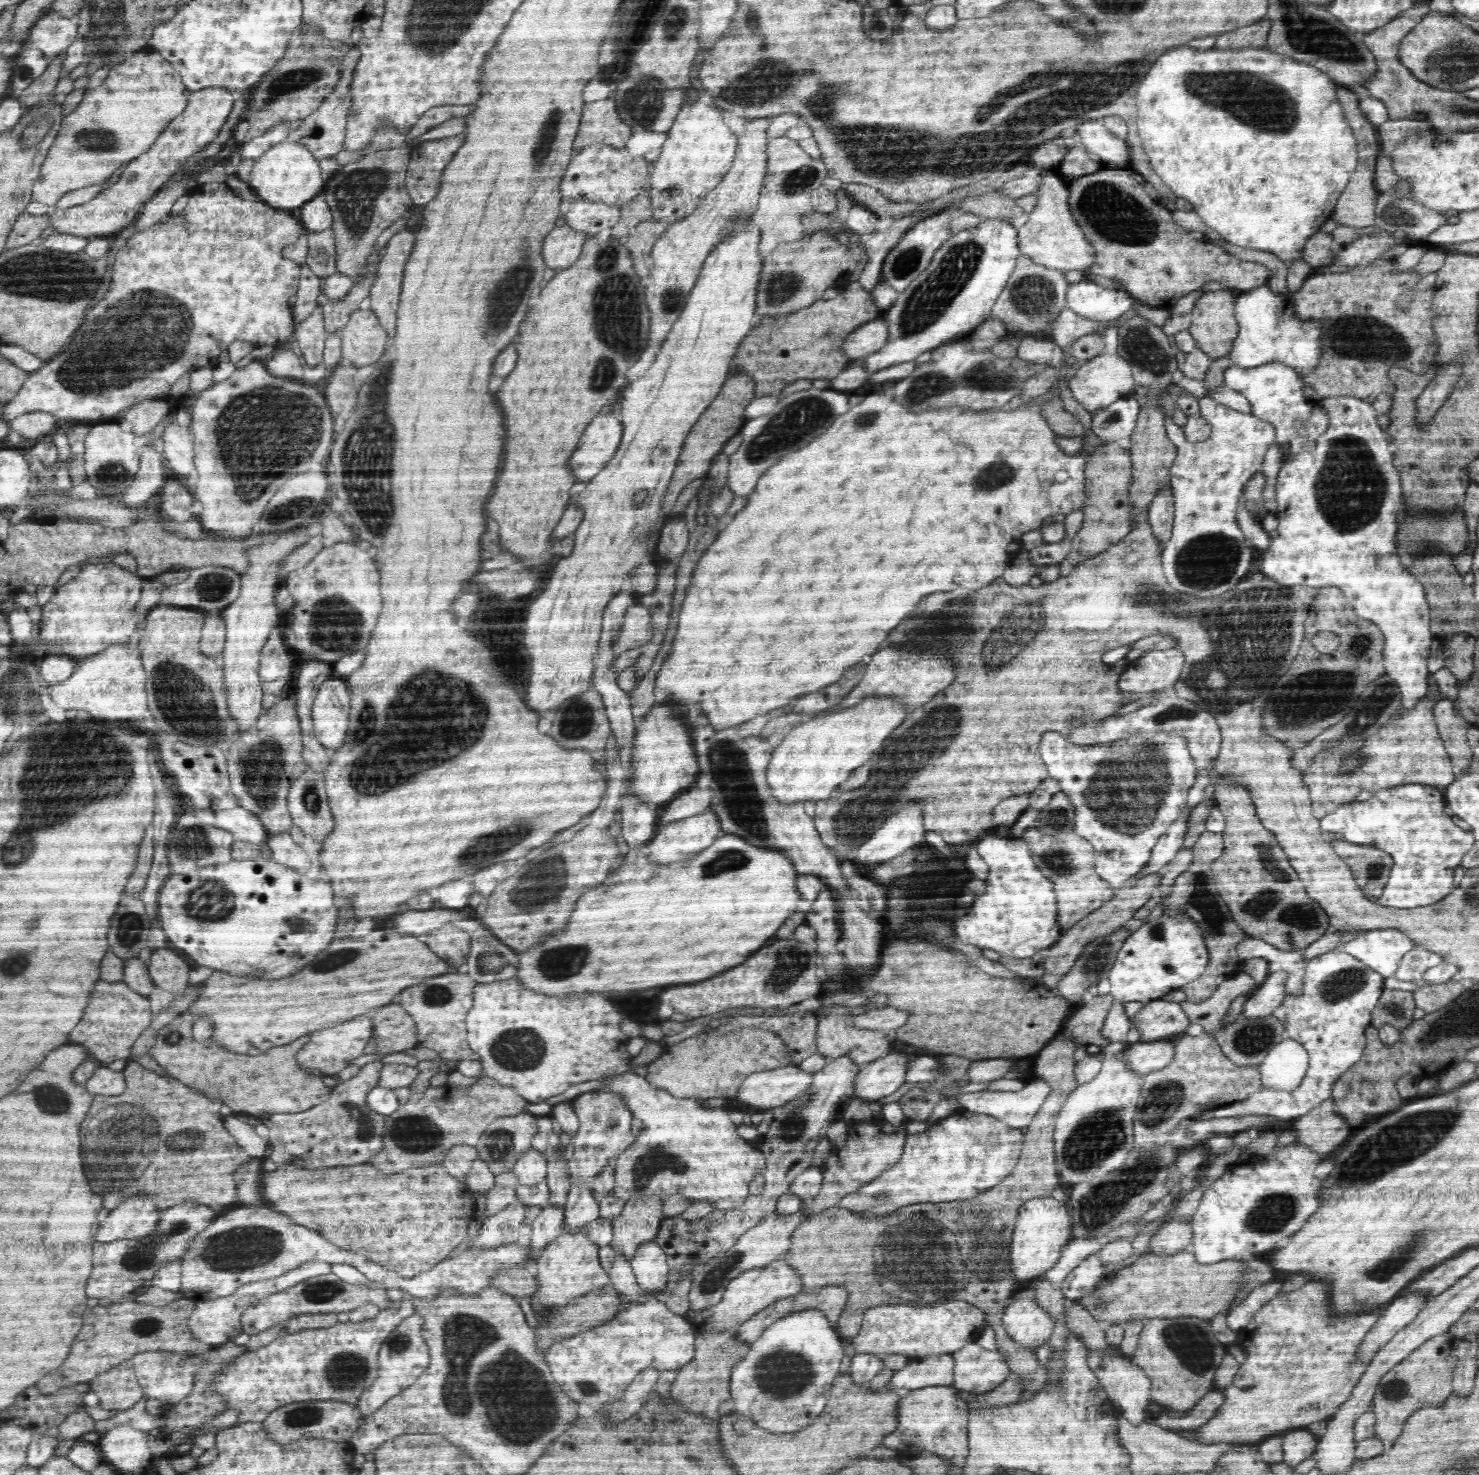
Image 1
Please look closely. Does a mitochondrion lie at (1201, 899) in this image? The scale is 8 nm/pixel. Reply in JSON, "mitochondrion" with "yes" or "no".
{"mitochondrion":"yes"}

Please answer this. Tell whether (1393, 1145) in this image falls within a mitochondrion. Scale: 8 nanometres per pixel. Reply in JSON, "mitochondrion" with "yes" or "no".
{"mitochondrion":"yes"}

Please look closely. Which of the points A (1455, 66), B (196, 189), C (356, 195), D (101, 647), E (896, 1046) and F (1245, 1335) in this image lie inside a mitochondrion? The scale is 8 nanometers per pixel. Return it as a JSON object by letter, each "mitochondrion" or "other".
{"A":"mitochondrion","B":"other","C":"mitochondrion","D":"other","E":"other","F":"other"}

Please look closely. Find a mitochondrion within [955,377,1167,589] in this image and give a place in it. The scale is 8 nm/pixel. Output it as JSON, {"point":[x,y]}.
{"point":[993,476]}

